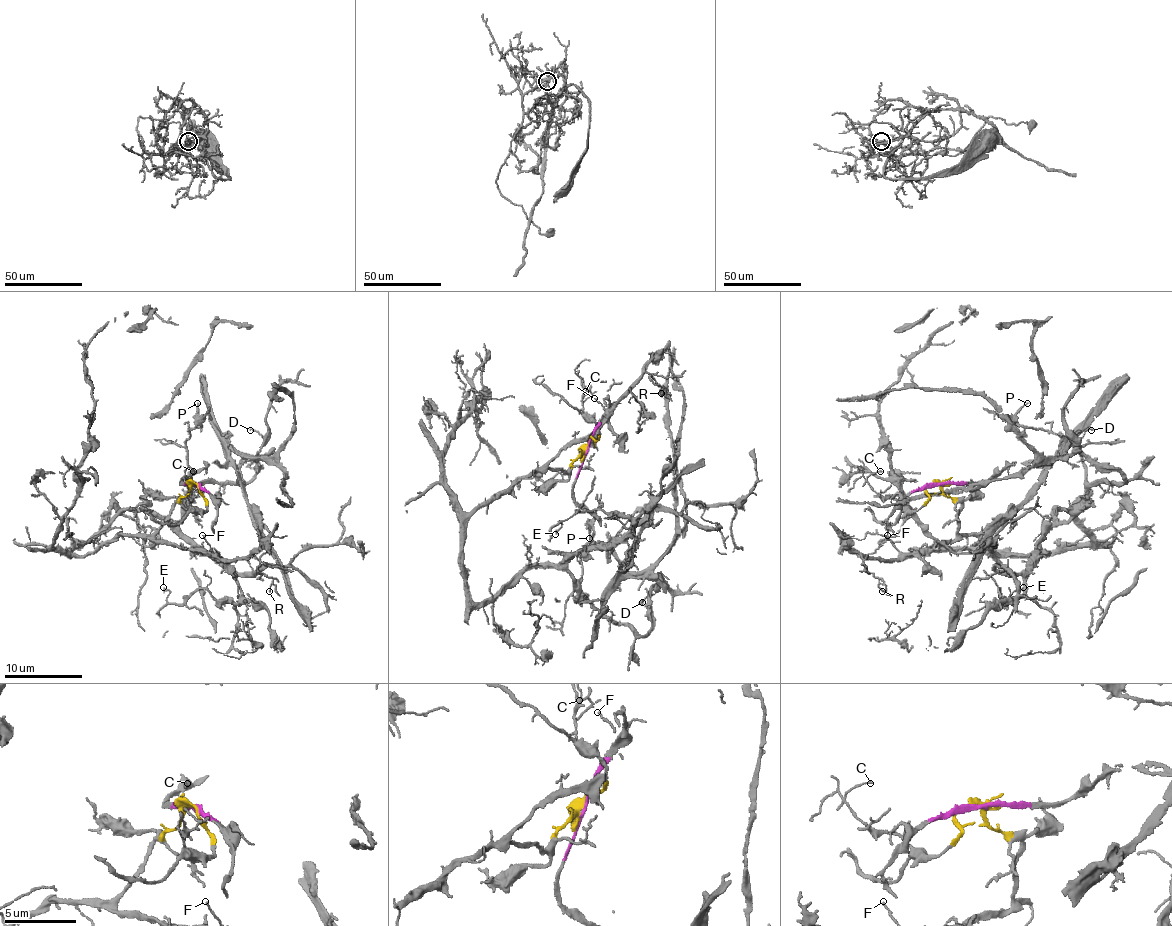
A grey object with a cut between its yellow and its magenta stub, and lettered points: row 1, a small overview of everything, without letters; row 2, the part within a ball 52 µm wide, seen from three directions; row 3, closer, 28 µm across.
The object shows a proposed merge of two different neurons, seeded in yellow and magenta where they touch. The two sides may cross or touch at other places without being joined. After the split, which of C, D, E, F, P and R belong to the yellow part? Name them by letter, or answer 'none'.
C, D, E, F, P, R

